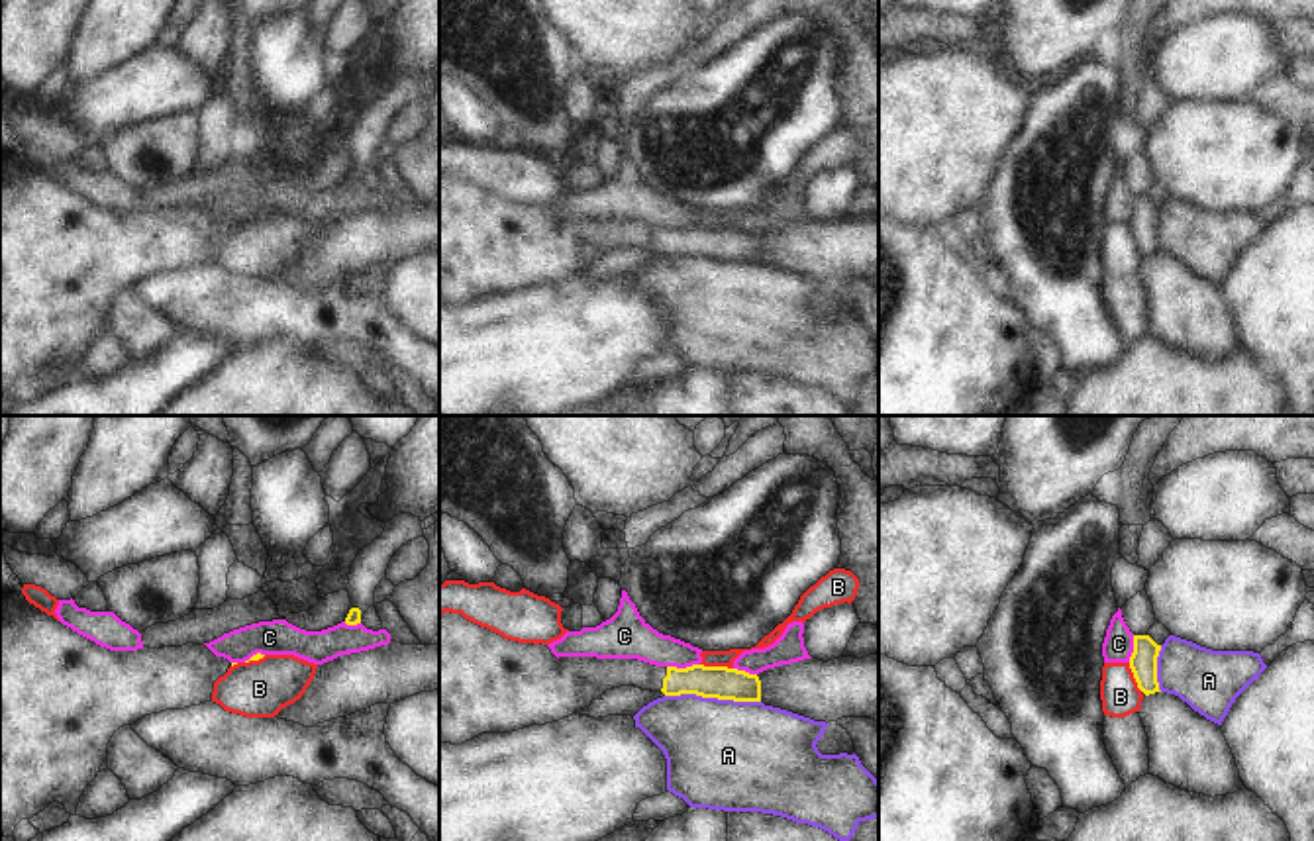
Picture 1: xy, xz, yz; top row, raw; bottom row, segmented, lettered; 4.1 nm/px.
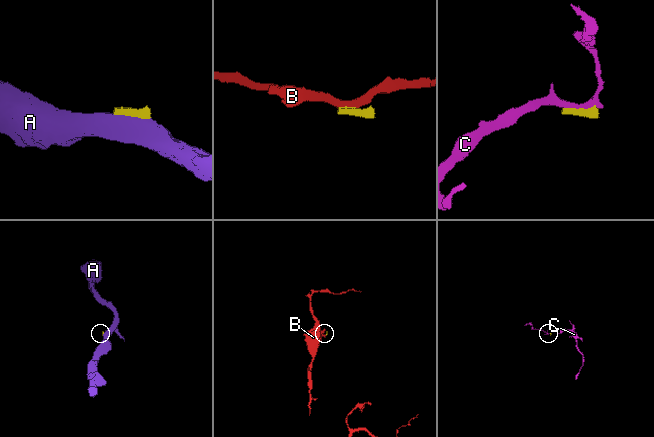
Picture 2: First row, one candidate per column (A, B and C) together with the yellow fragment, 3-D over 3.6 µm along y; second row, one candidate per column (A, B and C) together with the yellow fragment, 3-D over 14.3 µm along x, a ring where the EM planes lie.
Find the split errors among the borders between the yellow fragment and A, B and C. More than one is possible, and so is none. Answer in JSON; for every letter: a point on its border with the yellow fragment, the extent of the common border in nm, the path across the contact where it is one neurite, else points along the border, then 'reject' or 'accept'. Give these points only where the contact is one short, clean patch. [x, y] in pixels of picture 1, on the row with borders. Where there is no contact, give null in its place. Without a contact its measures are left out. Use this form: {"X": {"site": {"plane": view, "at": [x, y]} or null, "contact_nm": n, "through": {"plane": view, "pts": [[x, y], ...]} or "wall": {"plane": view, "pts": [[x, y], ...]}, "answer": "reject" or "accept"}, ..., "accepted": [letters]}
{"A": {"site": {"plane": "xz", "at": [712, 696]}, "contact_nm": 400, "answer": "reject"}, "B": {"site": {"plane": "xz", "at": [716, 667]}, "contact_nm": 140, "wall": {"plane": "xz", "pts": [[701, 663], [732, 669]]}, "answer": "reject"}, "C": {"site": {"plane": "xz", "at": [683, 669]}, "contact_nm": 140, "answer": "reject"}, "accepted": []}

